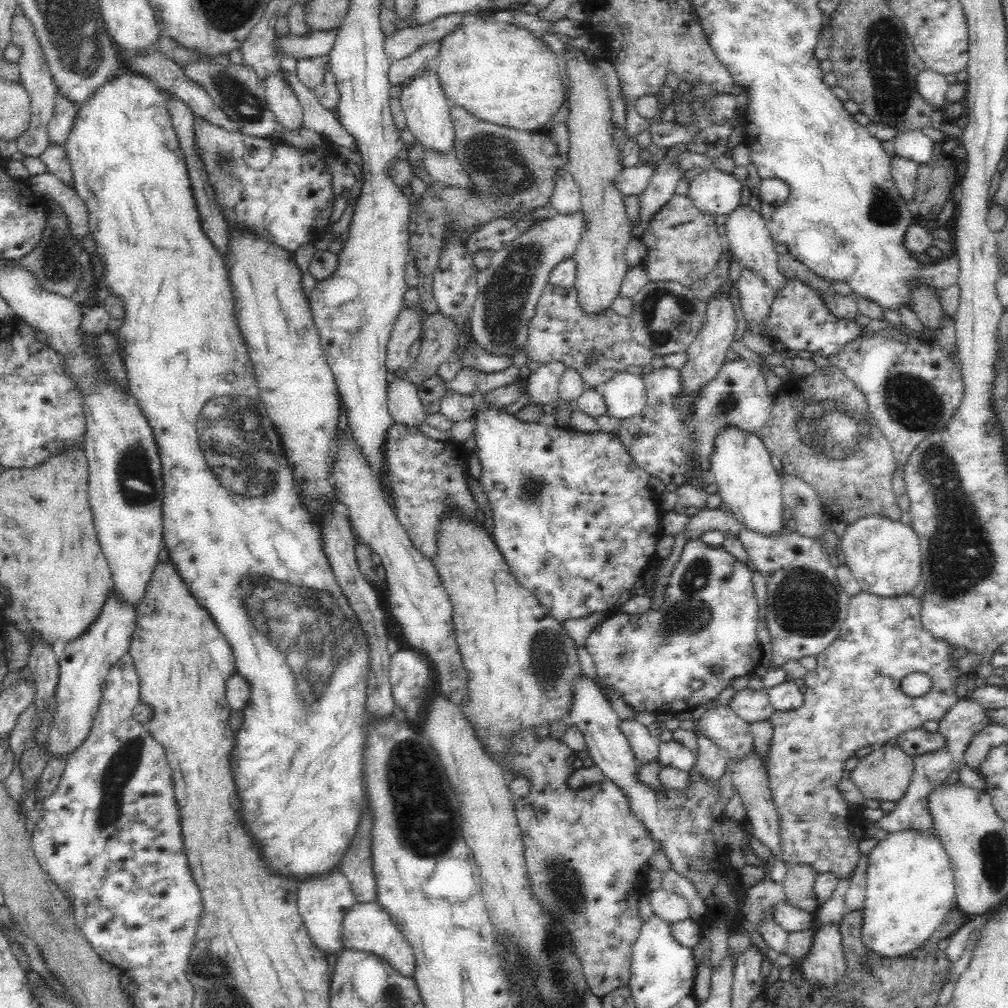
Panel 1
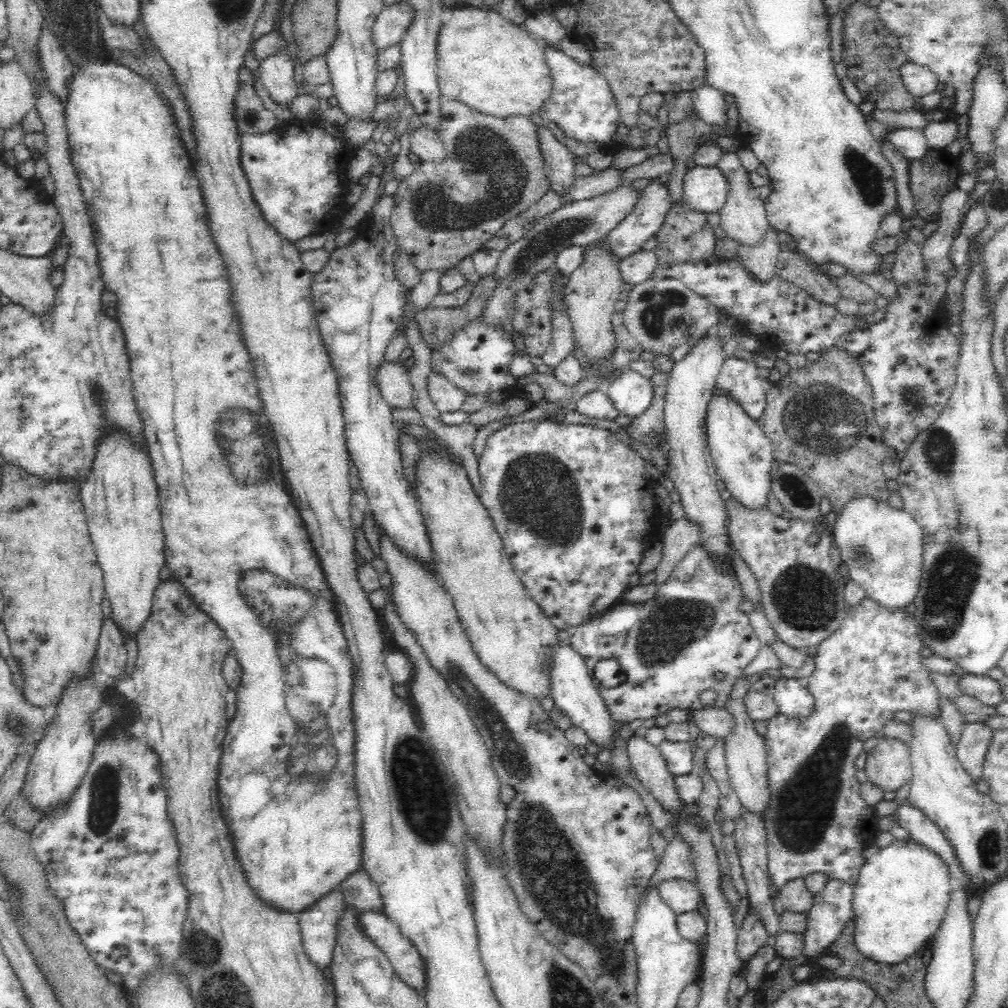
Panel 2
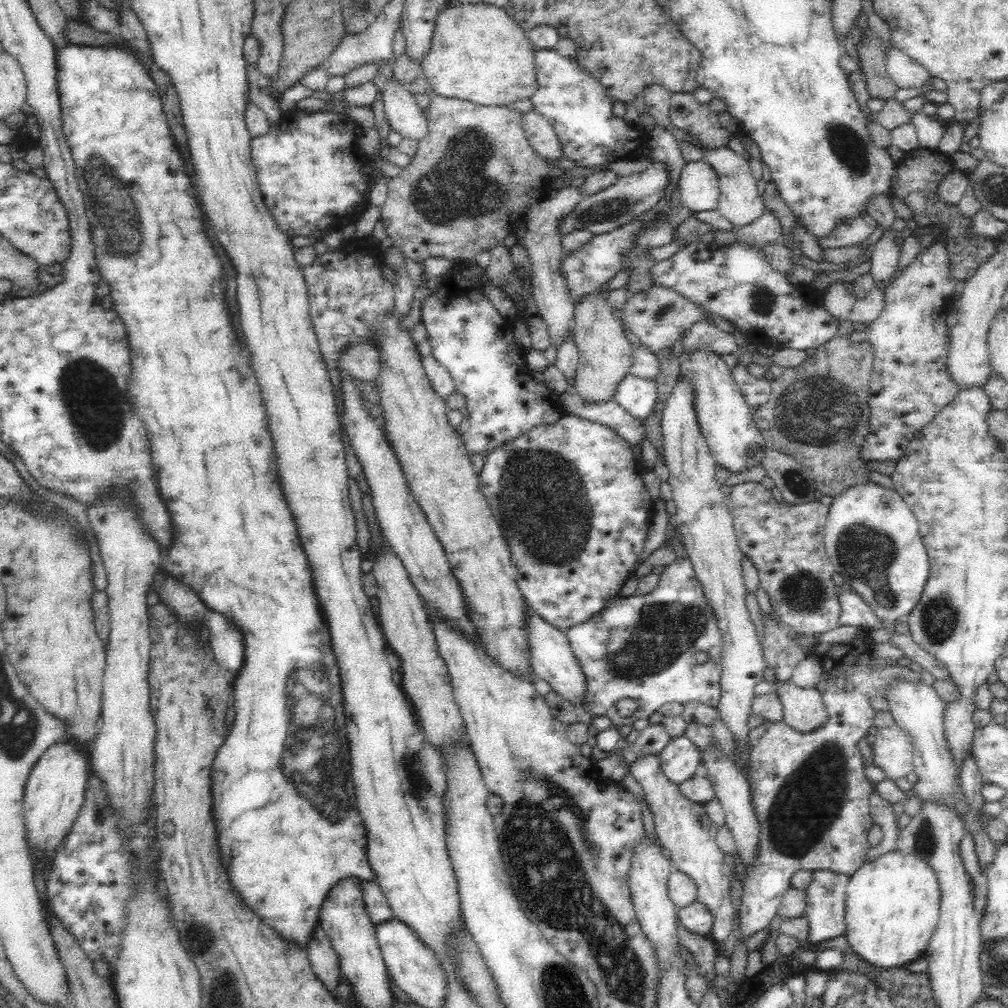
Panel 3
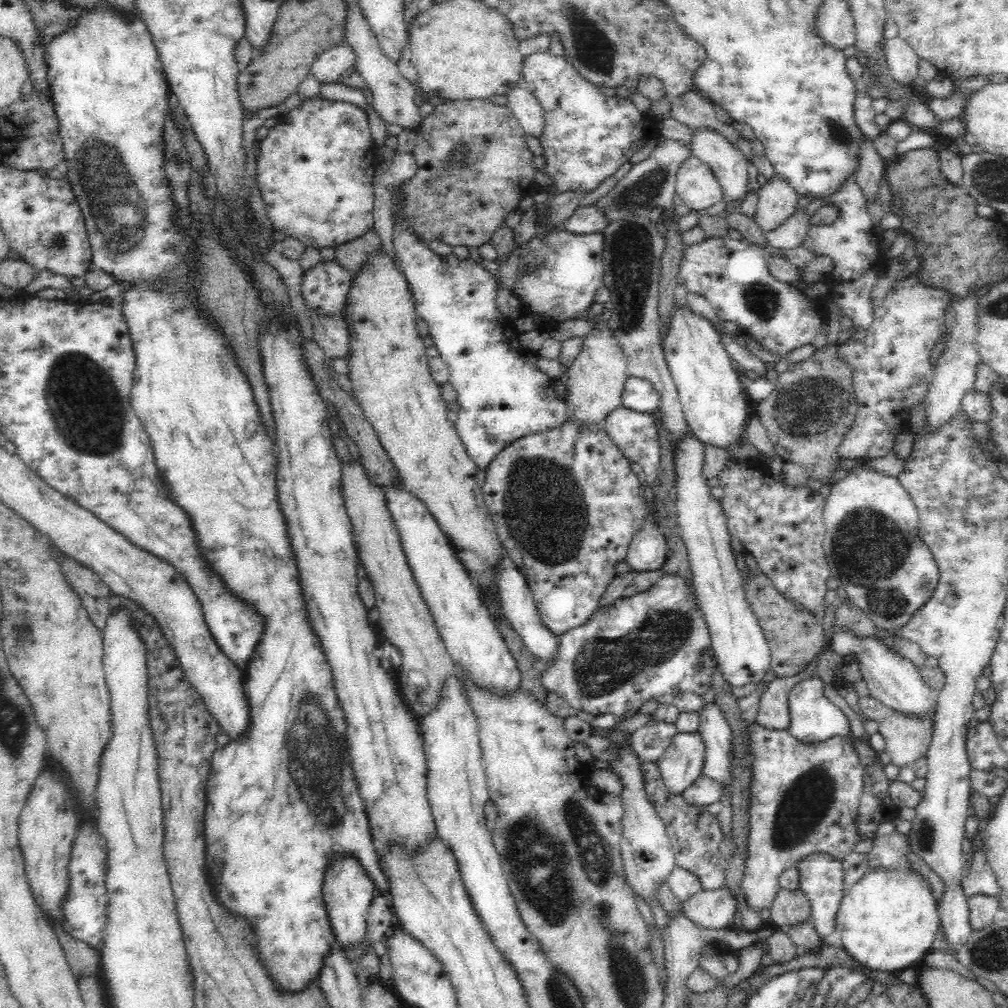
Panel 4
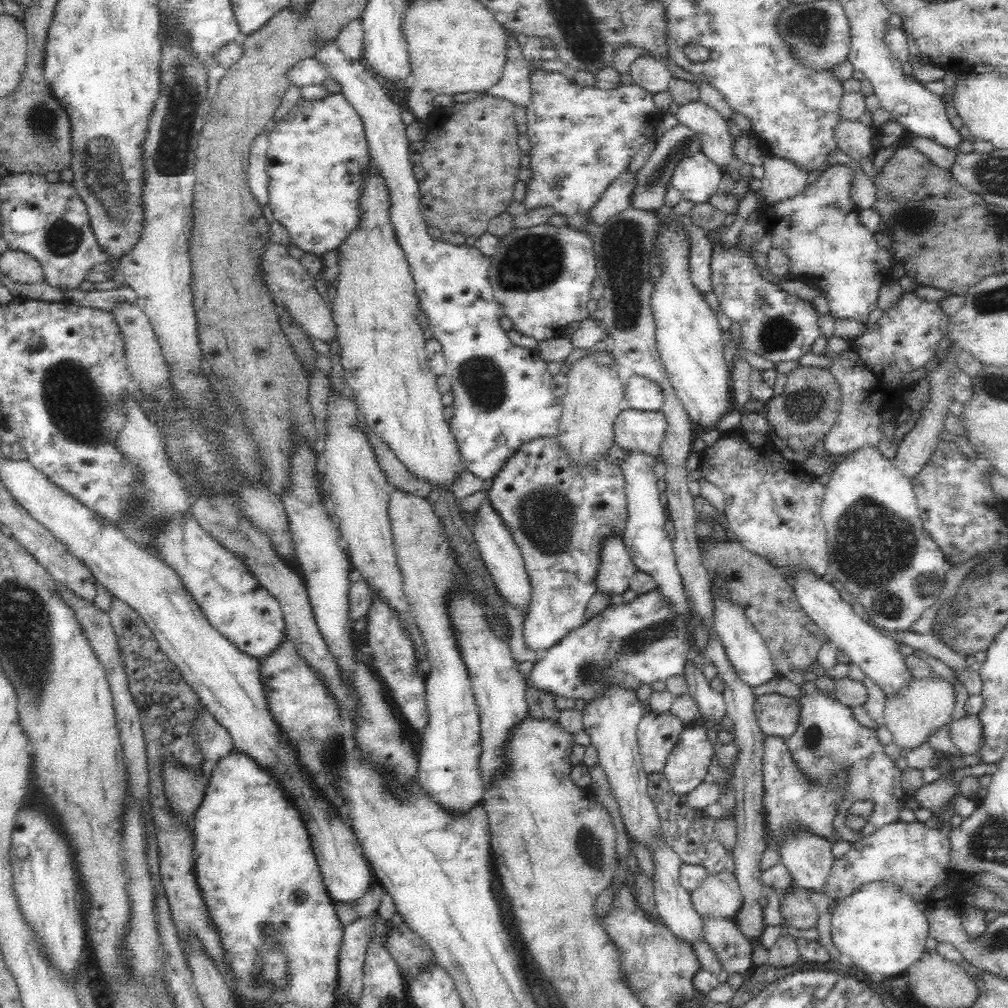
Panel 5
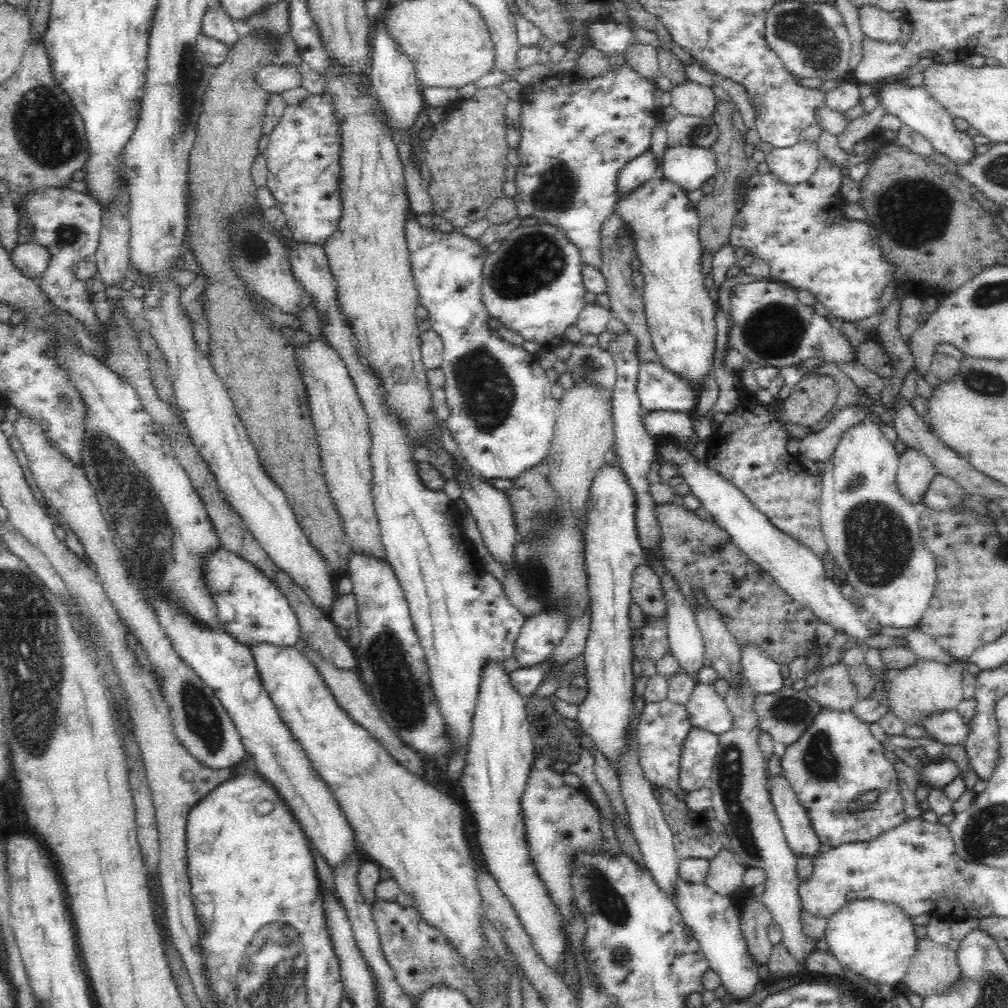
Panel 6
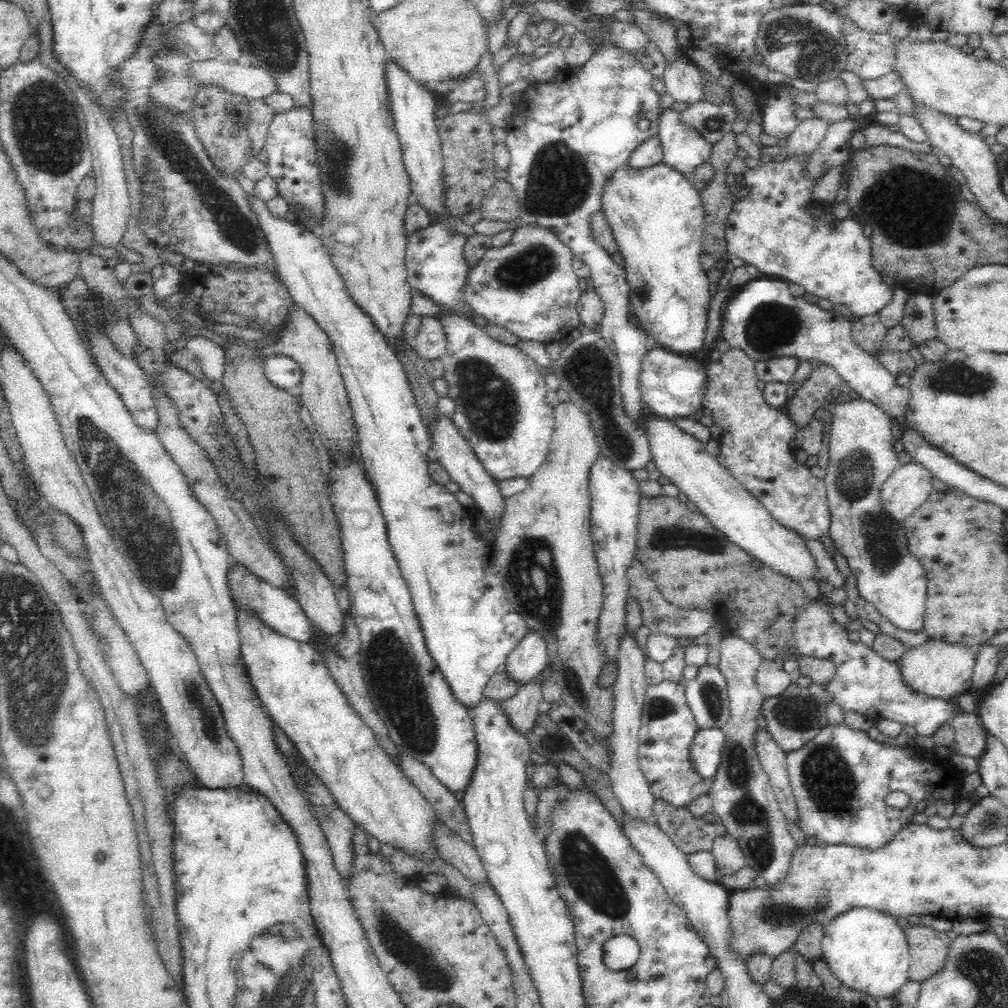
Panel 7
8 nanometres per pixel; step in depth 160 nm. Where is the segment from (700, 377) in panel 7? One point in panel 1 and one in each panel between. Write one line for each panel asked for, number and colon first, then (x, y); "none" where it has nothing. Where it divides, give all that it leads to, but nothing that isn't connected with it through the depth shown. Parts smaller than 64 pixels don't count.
1: (623, 394)
2: (631, 393)
3: (637, 395)
4: (639, 395)
5: (642, 394)
6: (658, 389)

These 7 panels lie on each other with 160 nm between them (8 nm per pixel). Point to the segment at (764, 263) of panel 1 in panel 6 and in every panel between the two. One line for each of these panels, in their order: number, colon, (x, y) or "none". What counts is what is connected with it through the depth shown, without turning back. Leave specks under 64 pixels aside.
2: (743, 217)
3: (740, 202)
4: (729, 165)
5: (716, 143)
6: (689, 98)

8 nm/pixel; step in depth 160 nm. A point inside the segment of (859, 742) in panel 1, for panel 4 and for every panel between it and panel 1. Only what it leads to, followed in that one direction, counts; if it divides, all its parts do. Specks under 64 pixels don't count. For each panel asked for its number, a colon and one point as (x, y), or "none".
2: (871, 668)
3: (809, 792)
4: (804, 799)

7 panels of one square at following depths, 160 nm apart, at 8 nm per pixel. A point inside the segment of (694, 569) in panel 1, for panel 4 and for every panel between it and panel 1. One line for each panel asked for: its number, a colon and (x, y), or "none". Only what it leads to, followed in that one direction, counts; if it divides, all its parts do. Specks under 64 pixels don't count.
2: (669, 647)
3: (642, 647)
4: (638, 648)

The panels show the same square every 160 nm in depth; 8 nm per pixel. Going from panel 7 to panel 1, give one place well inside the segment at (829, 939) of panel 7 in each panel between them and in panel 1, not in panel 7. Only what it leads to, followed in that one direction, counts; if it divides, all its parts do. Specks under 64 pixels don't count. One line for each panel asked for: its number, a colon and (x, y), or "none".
1: (910, 888)
2: (902, 894)
3: (892, 903)
4: (888, 921)
5: (882, 930)
6: (876, 940)

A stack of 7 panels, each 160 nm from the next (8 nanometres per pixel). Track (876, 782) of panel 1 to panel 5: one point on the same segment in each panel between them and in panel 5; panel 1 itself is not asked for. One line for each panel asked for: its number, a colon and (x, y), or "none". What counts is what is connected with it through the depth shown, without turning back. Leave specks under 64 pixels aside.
2: (889, 766)
3: (892, 751)
4: (907, 739)
5: (925, 705)

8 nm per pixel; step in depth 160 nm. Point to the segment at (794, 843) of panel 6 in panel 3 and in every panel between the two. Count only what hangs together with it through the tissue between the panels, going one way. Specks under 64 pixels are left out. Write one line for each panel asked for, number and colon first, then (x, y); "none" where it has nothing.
3: (825, 910)
4: (821, 879)
5: (809, 859)

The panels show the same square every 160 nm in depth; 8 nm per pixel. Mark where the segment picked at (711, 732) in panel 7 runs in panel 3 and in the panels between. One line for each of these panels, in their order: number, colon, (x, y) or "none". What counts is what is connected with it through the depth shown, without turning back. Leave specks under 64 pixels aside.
3: (680, 759)
4: (681, 765)
5: (685, 768)
6: (699, 750)

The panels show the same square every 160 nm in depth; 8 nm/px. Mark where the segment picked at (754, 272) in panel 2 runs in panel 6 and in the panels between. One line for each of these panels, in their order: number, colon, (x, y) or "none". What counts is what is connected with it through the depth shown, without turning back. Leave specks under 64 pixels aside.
3: (766, 230)
4: (776, 201)
5: (782, 180)
6: (793, 165)

